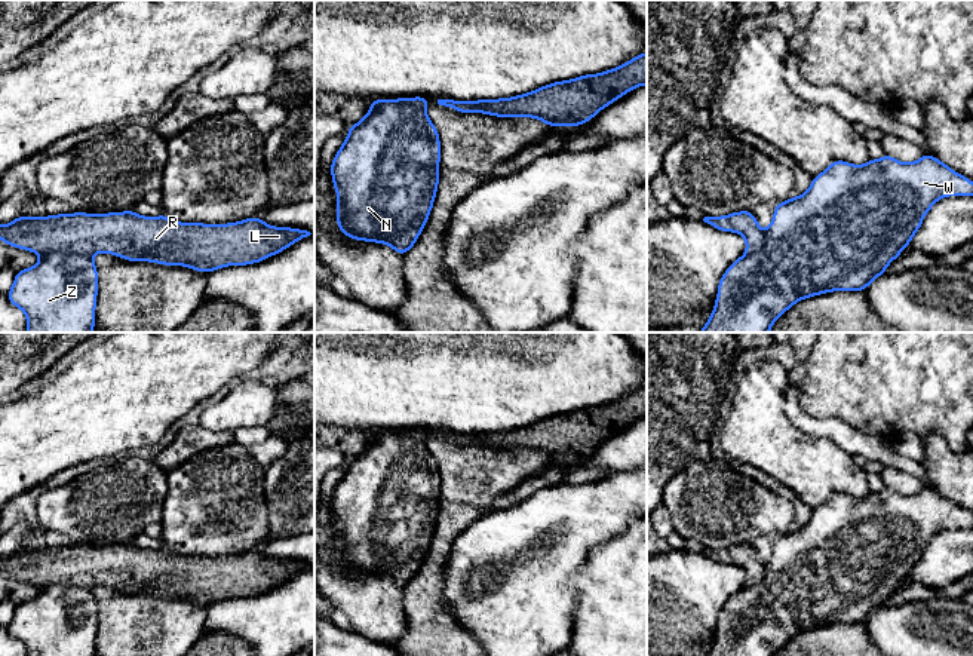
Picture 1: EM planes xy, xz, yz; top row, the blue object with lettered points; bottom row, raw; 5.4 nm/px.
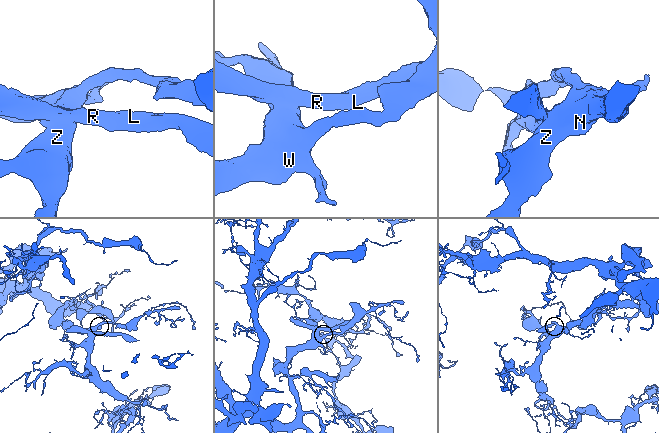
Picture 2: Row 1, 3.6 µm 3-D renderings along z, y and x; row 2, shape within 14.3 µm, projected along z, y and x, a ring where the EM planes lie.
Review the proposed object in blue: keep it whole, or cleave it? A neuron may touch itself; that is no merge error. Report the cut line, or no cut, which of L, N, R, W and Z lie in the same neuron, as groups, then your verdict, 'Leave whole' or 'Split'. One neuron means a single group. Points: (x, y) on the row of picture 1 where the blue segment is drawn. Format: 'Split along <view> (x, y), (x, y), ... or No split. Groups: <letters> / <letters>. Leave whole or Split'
Split along xy (40, 254), (70, 251), (91, 257). Groups: L R / N W Z. Split

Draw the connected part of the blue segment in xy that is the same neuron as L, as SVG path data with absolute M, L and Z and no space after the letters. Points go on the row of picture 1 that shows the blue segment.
M133 211L110 214L74 212L37 218L16 217L10 224L0 224L0 240L39 255L65 251L93 257L96 252L105 252L128 261L185 266L206 273L225 266L255 264L310 234L310 232L301 229L268 226L258 217L230 224L202 224L172 221L165 214L142 217Z

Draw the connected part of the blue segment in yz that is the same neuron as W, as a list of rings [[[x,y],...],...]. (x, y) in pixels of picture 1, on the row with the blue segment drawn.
[[[884,154],[862,166],[834,160],[813,177],[808,190],[776,205],[759,251],[737,258],[722,275],[713,312],[699,332],[768,332],[796,301],[831,291],[865,291],[899,257],[923,224],[929,209],[946,196],[973,196],[973,181],[952,171],[931,154],[902,163]]]

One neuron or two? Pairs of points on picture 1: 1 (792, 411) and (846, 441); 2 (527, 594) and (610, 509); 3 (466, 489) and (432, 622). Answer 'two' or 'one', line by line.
1: one
2: one
3: one

